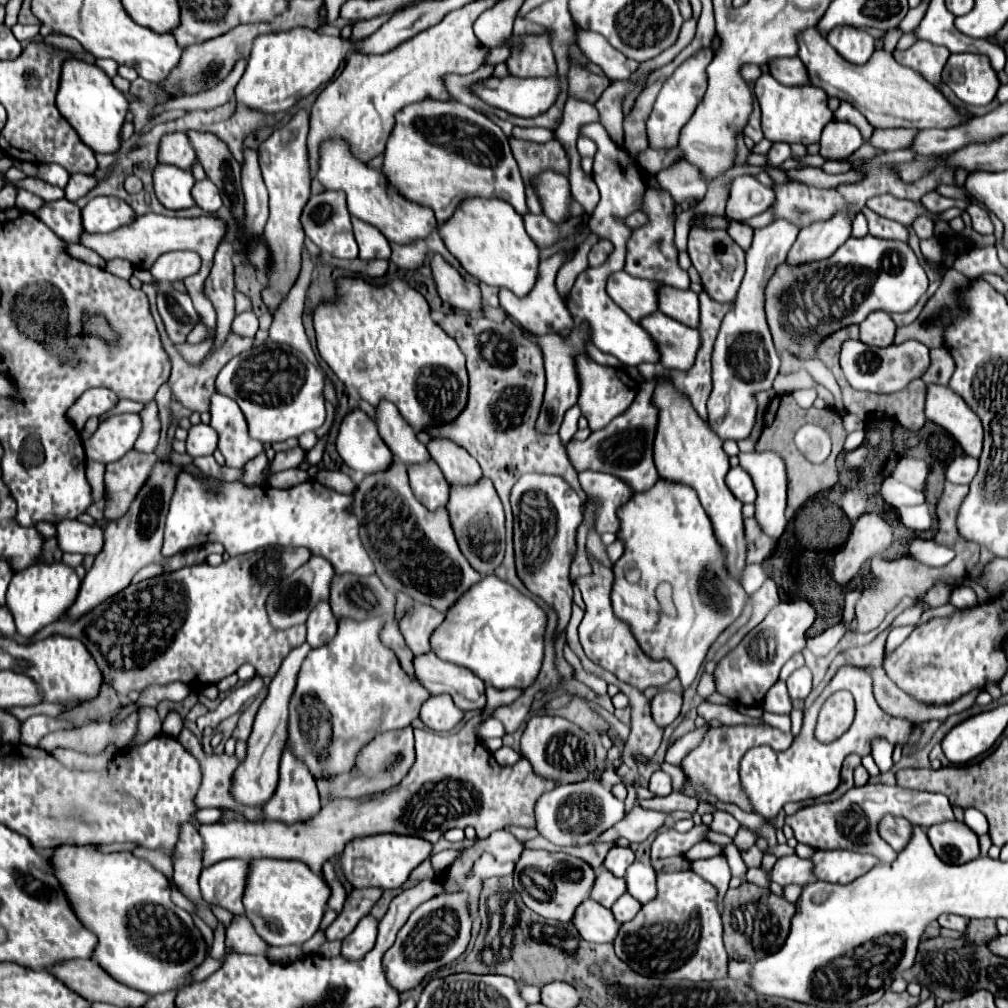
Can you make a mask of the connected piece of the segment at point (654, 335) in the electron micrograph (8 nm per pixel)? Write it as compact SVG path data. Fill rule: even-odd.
M661 311L639 321L659 351L659 365L665 369L689 369L699 349L699 331L685 327Z

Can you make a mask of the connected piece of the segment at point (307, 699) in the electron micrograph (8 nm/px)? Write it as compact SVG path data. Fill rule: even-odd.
M341 619L339 631L329 645L309 651L297 677L295 691L289 701L289 723L285 747L291 747L293 755L307 765L311 775L339 775L355 767L359 751L379 733L389 729L401 729L411 725L419 717L419 707L429 691L409 677L399 665L395 653L379 639L383 627L381 619L351 621ZM325 717L331 723L331 743L325 755L315 755L309 739L303 735L303 725L311 725L311 719Z

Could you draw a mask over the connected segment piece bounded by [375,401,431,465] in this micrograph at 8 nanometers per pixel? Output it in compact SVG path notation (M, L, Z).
M381 401L375 407L375 425L381 439L391 449L391 453L403 463L413 465L413 463L423 463L431 459L425 445L417 441L413 427L399 415L393 403Z

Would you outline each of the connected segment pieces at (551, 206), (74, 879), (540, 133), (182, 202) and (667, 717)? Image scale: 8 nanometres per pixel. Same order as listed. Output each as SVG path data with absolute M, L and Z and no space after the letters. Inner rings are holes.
M545 171L543 175L539 175L539 179L535 179L535 189L543 201L545 215L553 223L567 221L569 201L571 201L569 179L565 175L559 175L559 173Z
M61 845L51 851L49 859L55 867L55 877L63 885L65 897L75 909L75 915L79 915L83 927L97 935L97 947L91 955L91 961L103 967L103 971L107 971L115 981L127 987L135 987L137 991L143 991L147 995L157 995L191 985L191 979L187 975L199 963L203 963L203 959L207 957L207 945L203 943L199 929L193 925L191 915L171 901L167 877L161 871L125 851L101 853L97 845Z
M513 127L513 137L545 143L545 141L551 141L555 135L551 129L541 129L541 127Z
M157 165L153 169L153 187L159 203L167 209L187 209L193 207L191 187L195 179L189 171L181 171L171 165Z
M661 691L651 701L651 715L655 725L659 727L671 725L679 717L679 711L681 711L681 695L673 691Z

